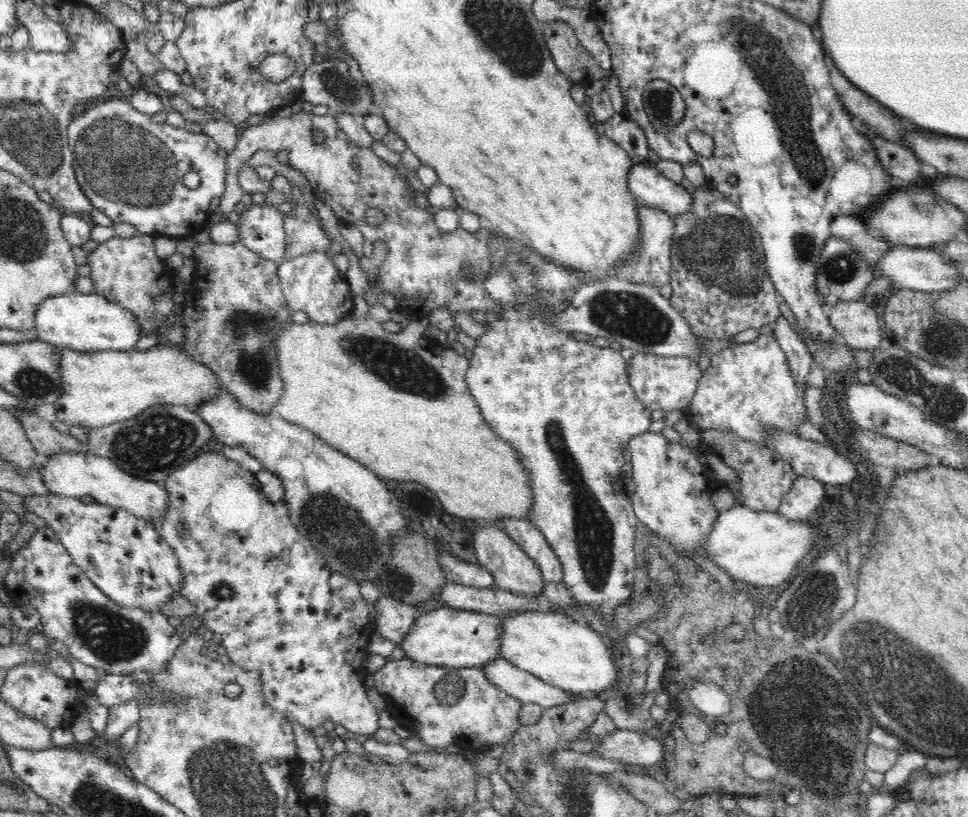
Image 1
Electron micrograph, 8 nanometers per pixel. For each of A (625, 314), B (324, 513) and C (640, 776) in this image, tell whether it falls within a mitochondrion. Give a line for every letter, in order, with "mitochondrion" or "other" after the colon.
A: mitochondrion
B: mitochondrion
C: other

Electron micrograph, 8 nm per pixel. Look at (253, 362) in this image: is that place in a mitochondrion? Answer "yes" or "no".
yes

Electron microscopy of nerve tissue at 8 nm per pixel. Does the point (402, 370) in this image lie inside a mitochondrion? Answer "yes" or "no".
yes

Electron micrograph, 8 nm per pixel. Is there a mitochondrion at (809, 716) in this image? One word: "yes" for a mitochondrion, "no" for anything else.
yes

